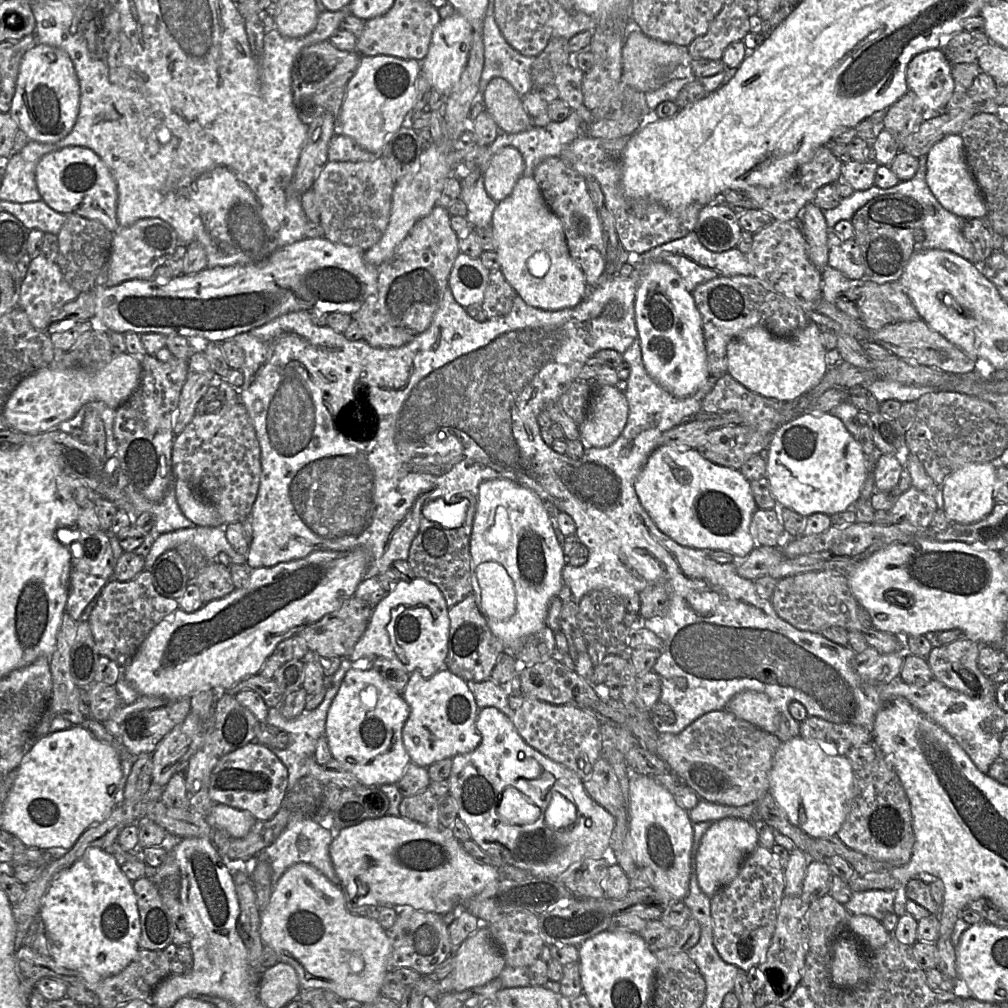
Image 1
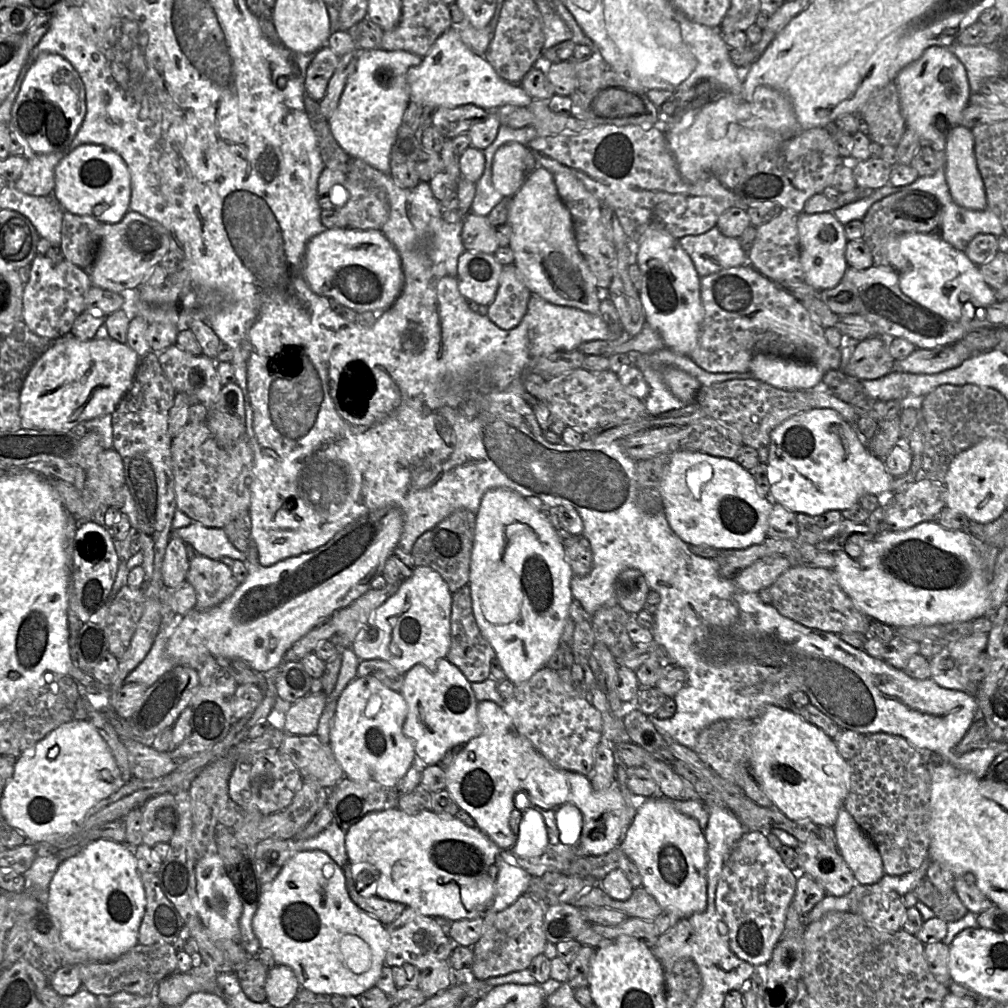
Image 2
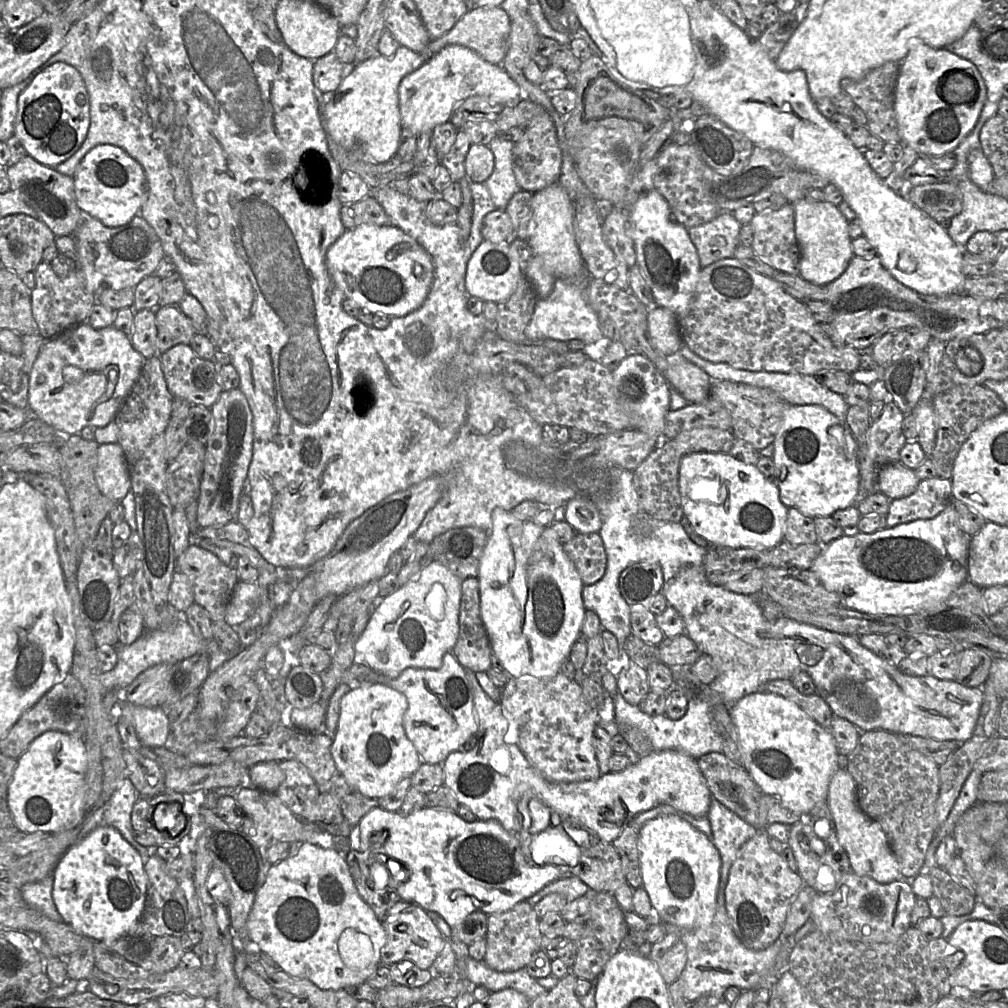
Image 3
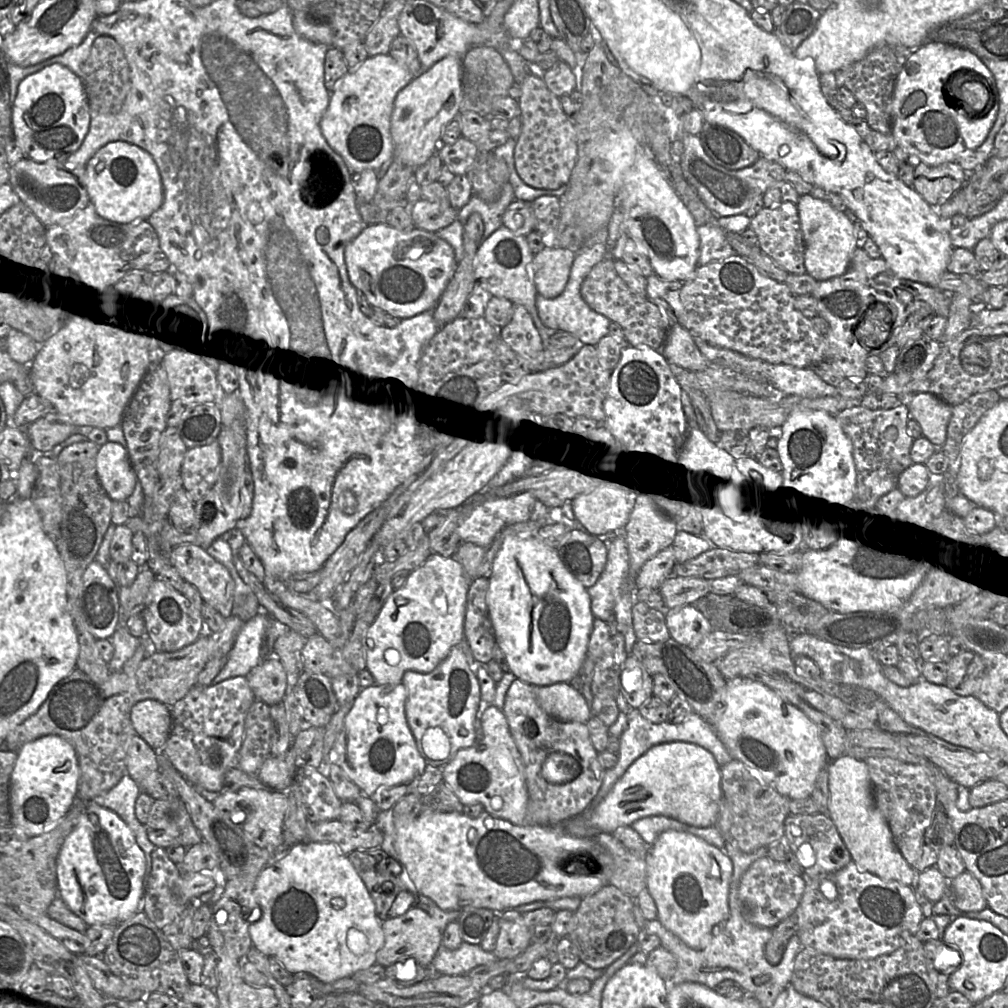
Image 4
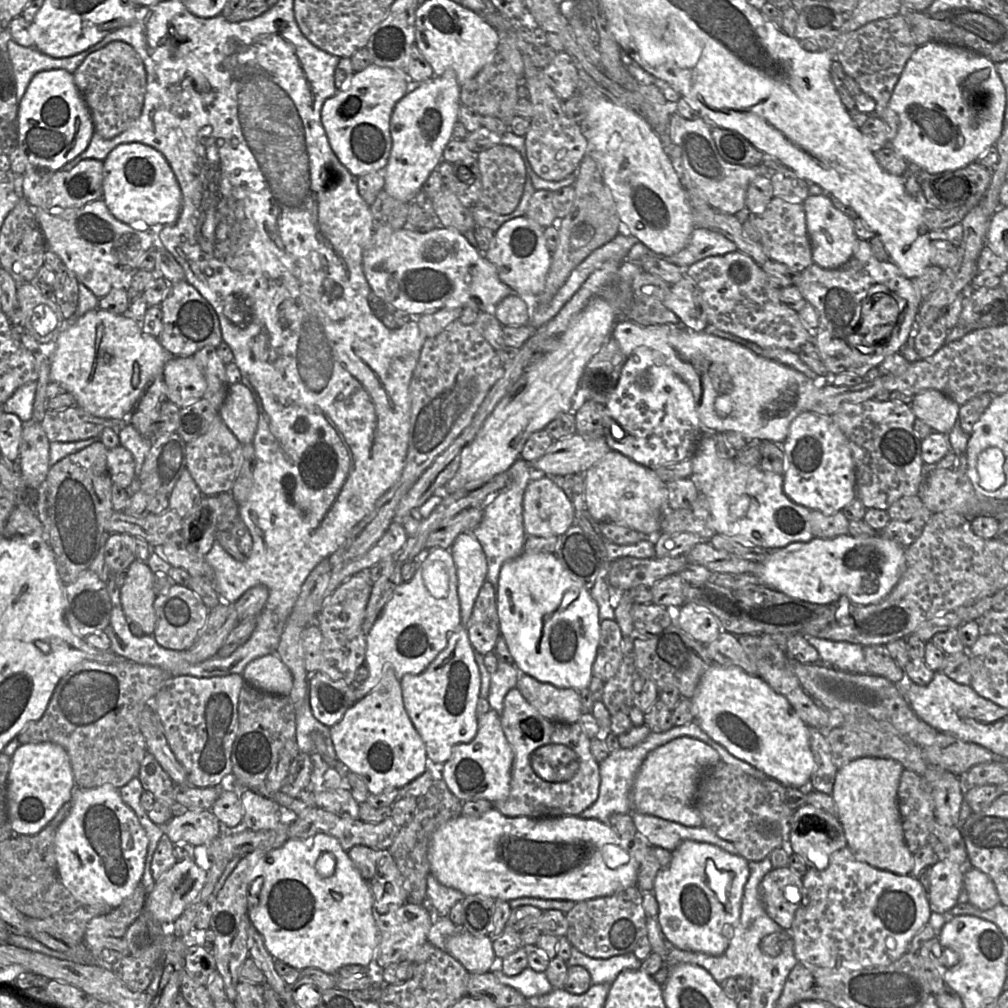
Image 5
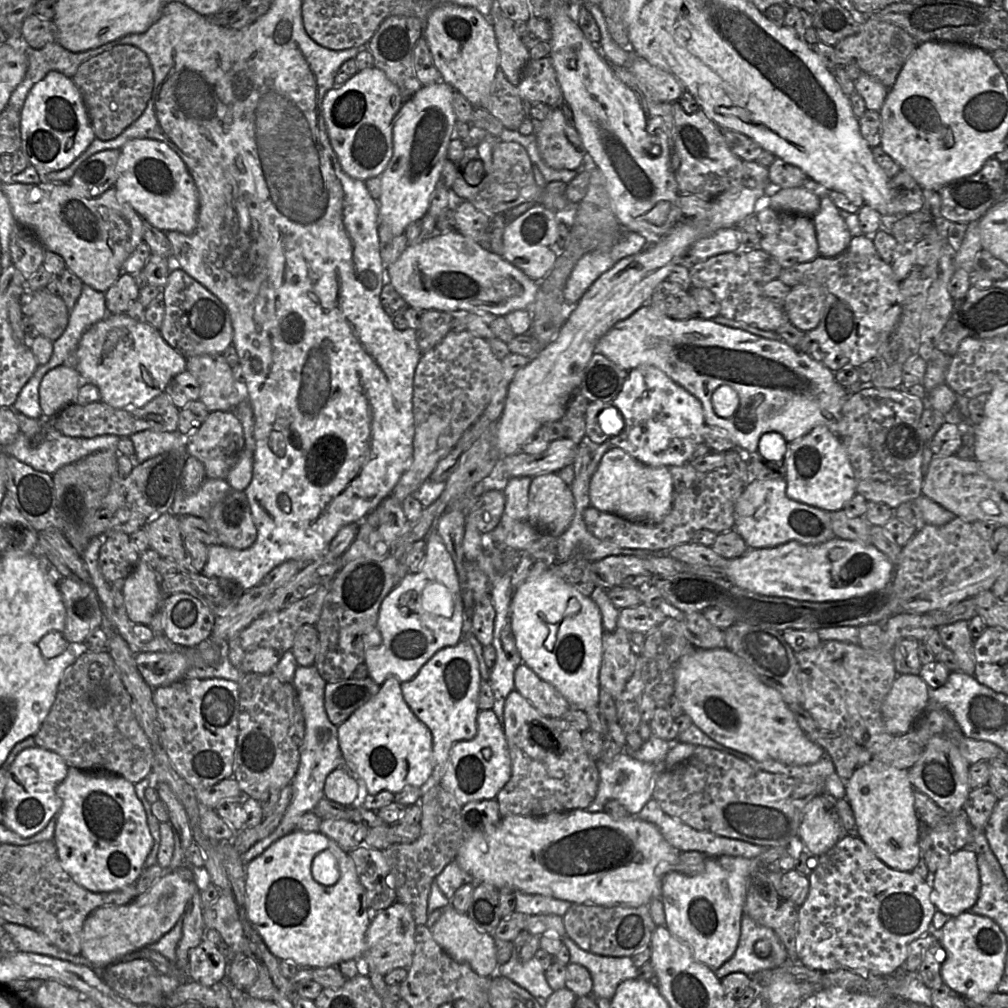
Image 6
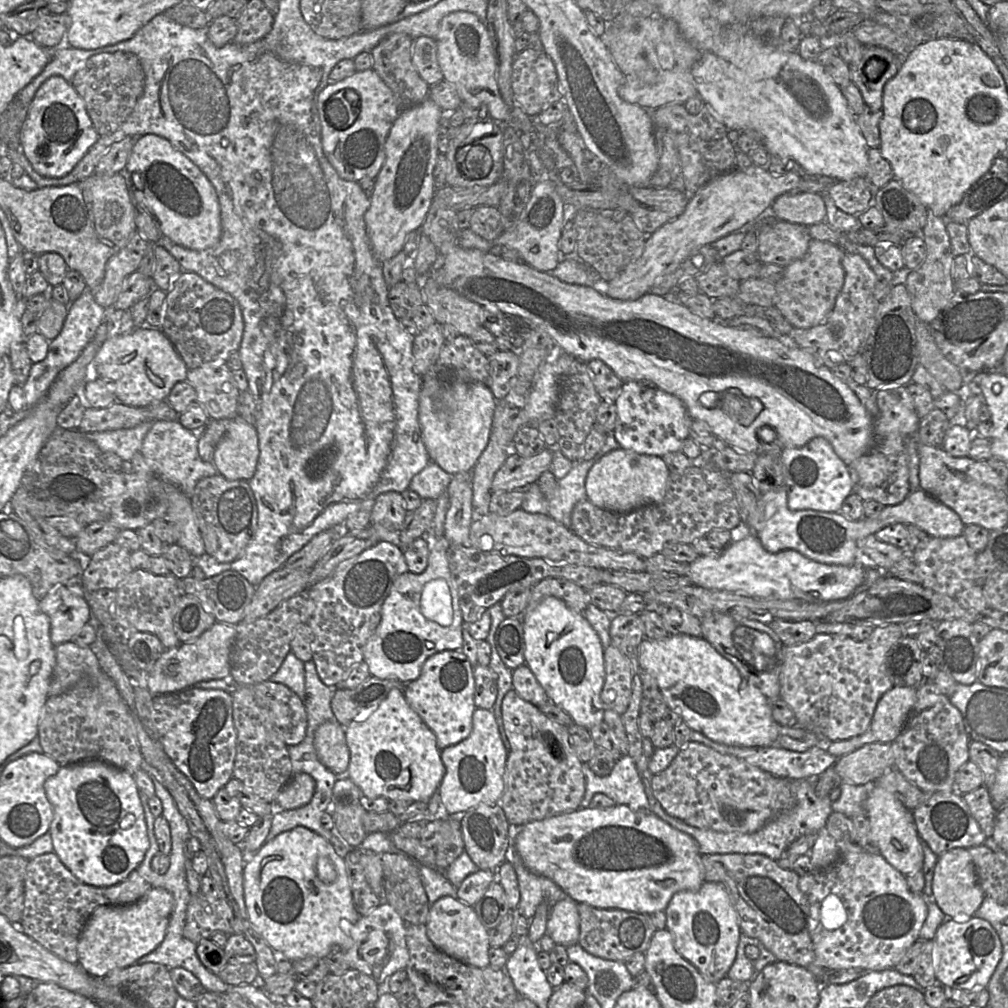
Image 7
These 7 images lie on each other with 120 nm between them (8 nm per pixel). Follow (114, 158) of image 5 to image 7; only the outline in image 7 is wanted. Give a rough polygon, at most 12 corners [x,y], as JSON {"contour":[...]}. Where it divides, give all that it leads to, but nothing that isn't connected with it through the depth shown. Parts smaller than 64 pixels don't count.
{"contour":[[135,139],[124,173],[162,237],[219,242],[213,185],[167,139]]}

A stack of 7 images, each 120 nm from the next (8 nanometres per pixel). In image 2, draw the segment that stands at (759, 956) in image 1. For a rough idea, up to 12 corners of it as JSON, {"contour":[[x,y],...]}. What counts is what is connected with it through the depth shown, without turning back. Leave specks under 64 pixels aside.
{"contour":[[761,831],[727,856],[716,909],[740,959],[766,966],[798,877]]}

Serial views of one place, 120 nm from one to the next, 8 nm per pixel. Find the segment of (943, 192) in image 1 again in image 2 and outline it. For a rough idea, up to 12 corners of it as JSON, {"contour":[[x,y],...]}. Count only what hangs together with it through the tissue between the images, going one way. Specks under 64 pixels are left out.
{"contour":[[971,129],[947,137],[944,174],[953,201],[987,209]]}

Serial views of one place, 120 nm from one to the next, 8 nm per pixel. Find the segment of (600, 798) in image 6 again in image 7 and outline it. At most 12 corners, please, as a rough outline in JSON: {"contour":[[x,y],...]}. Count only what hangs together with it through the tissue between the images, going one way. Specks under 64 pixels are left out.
{"contour":[[622,755],[606,777],[587,764],[582,808],[603,793],[617,805],[649,809],[631,756]]}

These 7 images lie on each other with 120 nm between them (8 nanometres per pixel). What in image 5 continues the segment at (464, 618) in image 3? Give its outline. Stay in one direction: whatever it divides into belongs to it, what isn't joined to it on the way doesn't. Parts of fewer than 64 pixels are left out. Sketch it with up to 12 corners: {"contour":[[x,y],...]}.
{"contour":[[495,587],[479,591],[467,630],[474,651],[494,651],[500,628]]}

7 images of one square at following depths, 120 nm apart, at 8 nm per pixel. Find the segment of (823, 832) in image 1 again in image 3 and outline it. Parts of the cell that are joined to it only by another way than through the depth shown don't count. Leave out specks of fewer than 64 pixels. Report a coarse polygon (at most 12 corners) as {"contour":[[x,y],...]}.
{"contour":[[769,691],[729,713],[743,765],[800,814],[843,759],[828,728]]}

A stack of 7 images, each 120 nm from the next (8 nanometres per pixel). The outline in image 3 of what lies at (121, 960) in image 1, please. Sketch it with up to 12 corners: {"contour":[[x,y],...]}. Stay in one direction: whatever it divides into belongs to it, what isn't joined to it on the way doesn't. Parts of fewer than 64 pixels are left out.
{"contour":[[114,827],[53,870],[62,921],[94,941],[139,922],[147,875]]}

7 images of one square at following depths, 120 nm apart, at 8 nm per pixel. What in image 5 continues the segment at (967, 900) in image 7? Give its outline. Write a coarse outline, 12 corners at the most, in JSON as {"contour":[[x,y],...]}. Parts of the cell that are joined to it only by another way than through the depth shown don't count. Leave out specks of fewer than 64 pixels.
{"contour":[[938,860],[928,868],[931,911],[957,904],[966,866]]}

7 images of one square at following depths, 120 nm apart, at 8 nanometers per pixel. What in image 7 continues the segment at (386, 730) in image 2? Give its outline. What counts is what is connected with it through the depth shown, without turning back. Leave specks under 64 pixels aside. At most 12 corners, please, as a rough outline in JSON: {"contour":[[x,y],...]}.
{"contour":[[392,688],[344,727],[364,796],[428,802],[436,735]]}

